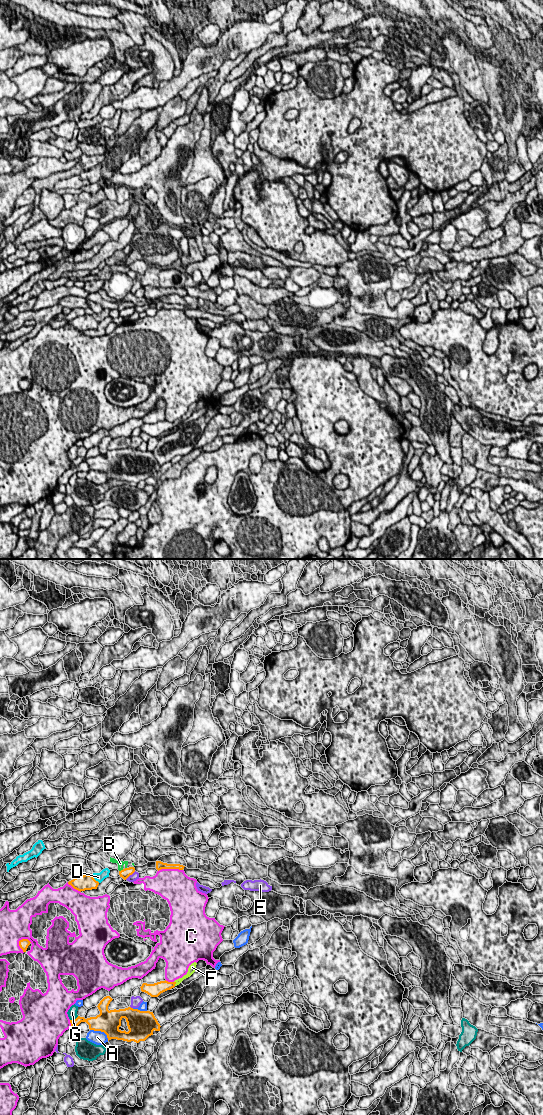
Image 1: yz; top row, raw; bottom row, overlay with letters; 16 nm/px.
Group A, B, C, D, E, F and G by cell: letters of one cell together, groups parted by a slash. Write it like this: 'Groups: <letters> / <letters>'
Groups: A / B / C / D G / E / F

